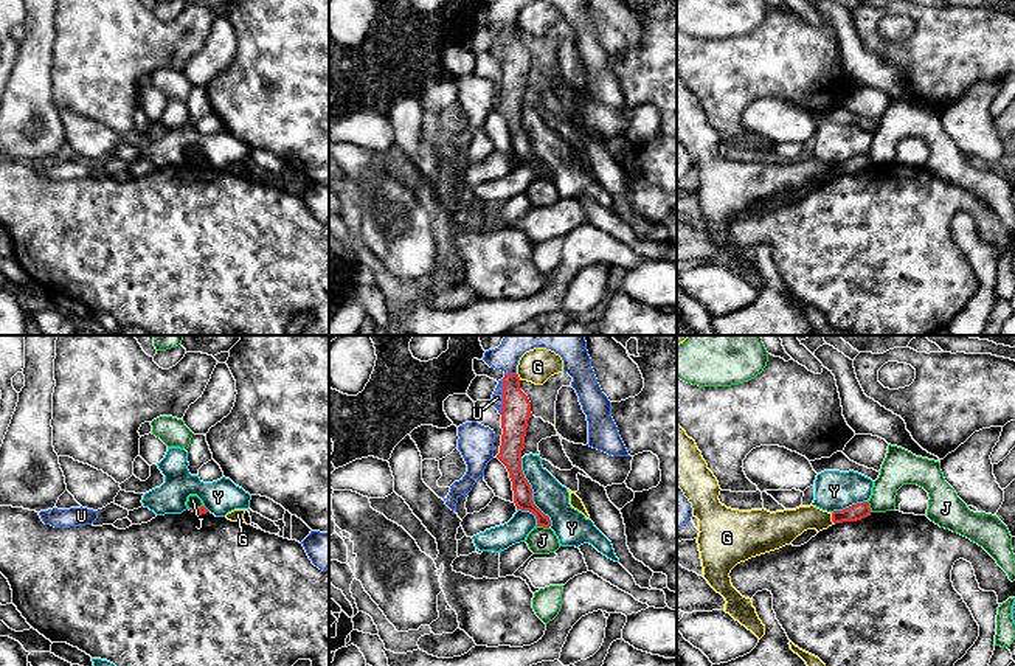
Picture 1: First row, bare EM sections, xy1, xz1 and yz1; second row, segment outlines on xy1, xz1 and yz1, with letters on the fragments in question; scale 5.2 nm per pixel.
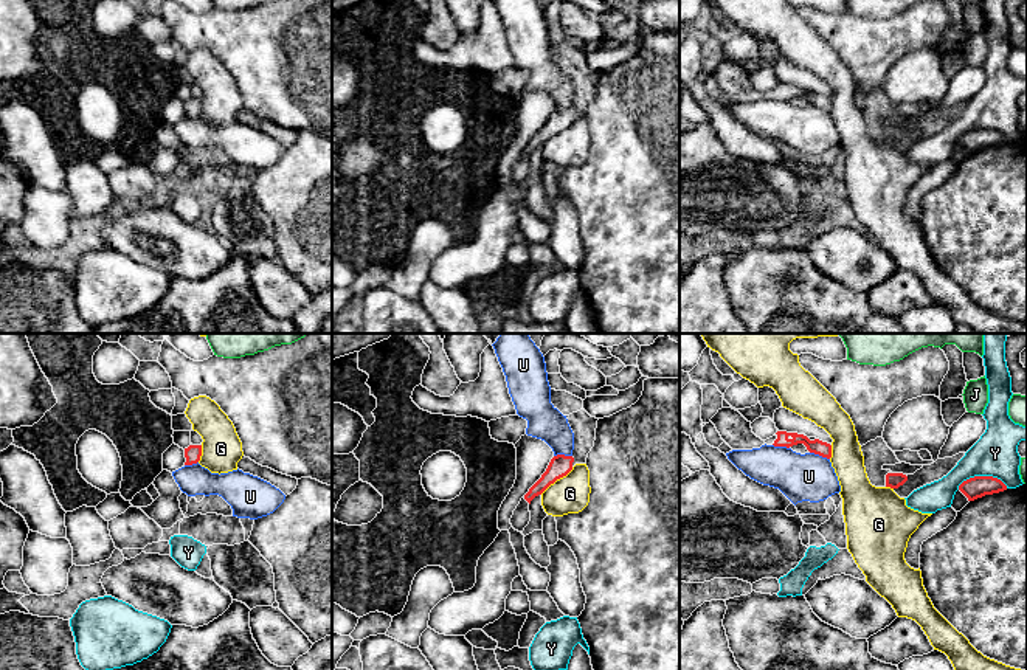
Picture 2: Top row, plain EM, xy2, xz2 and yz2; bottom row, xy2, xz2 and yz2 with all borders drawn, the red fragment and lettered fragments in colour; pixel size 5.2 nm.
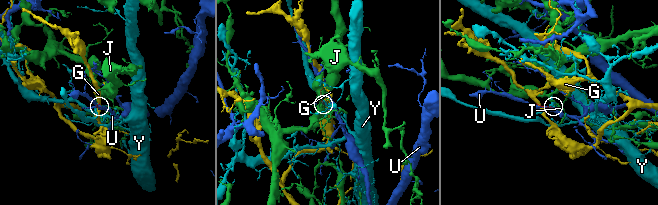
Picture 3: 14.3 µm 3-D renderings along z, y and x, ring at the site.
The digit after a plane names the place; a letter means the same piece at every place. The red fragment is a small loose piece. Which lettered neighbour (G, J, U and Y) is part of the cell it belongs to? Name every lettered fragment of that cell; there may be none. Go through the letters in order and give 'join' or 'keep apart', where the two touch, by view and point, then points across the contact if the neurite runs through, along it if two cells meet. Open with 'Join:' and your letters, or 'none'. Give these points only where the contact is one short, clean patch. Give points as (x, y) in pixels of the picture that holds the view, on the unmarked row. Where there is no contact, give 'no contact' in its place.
Join: none
G: keep apart; meets red in xz2 at (556, 132)
J: keep apart; meets red in xz1 at (543, 179); border along xz1 (537, 177), (548, 180)
U: keep apart; meets red in xz1 at (503, 48)
Y: keep apart; meets red in xz1 at (531, 145)

